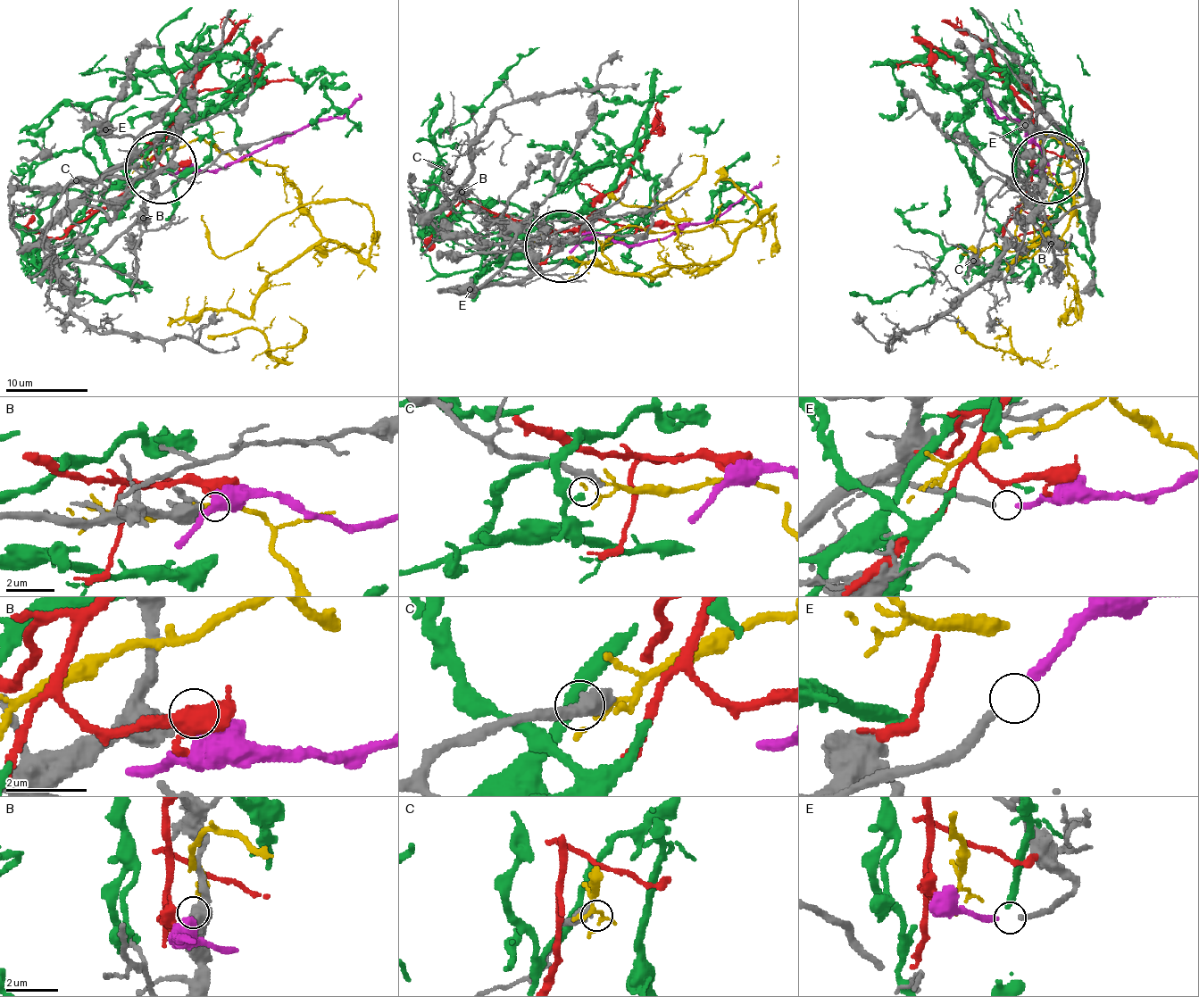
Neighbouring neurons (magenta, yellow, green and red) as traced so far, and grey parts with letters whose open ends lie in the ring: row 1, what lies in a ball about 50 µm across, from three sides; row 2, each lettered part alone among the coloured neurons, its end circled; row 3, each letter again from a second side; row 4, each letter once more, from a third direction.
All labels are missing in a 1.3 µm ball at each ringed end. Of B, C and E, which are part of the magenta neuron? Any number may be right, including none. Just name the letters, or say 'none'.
E

